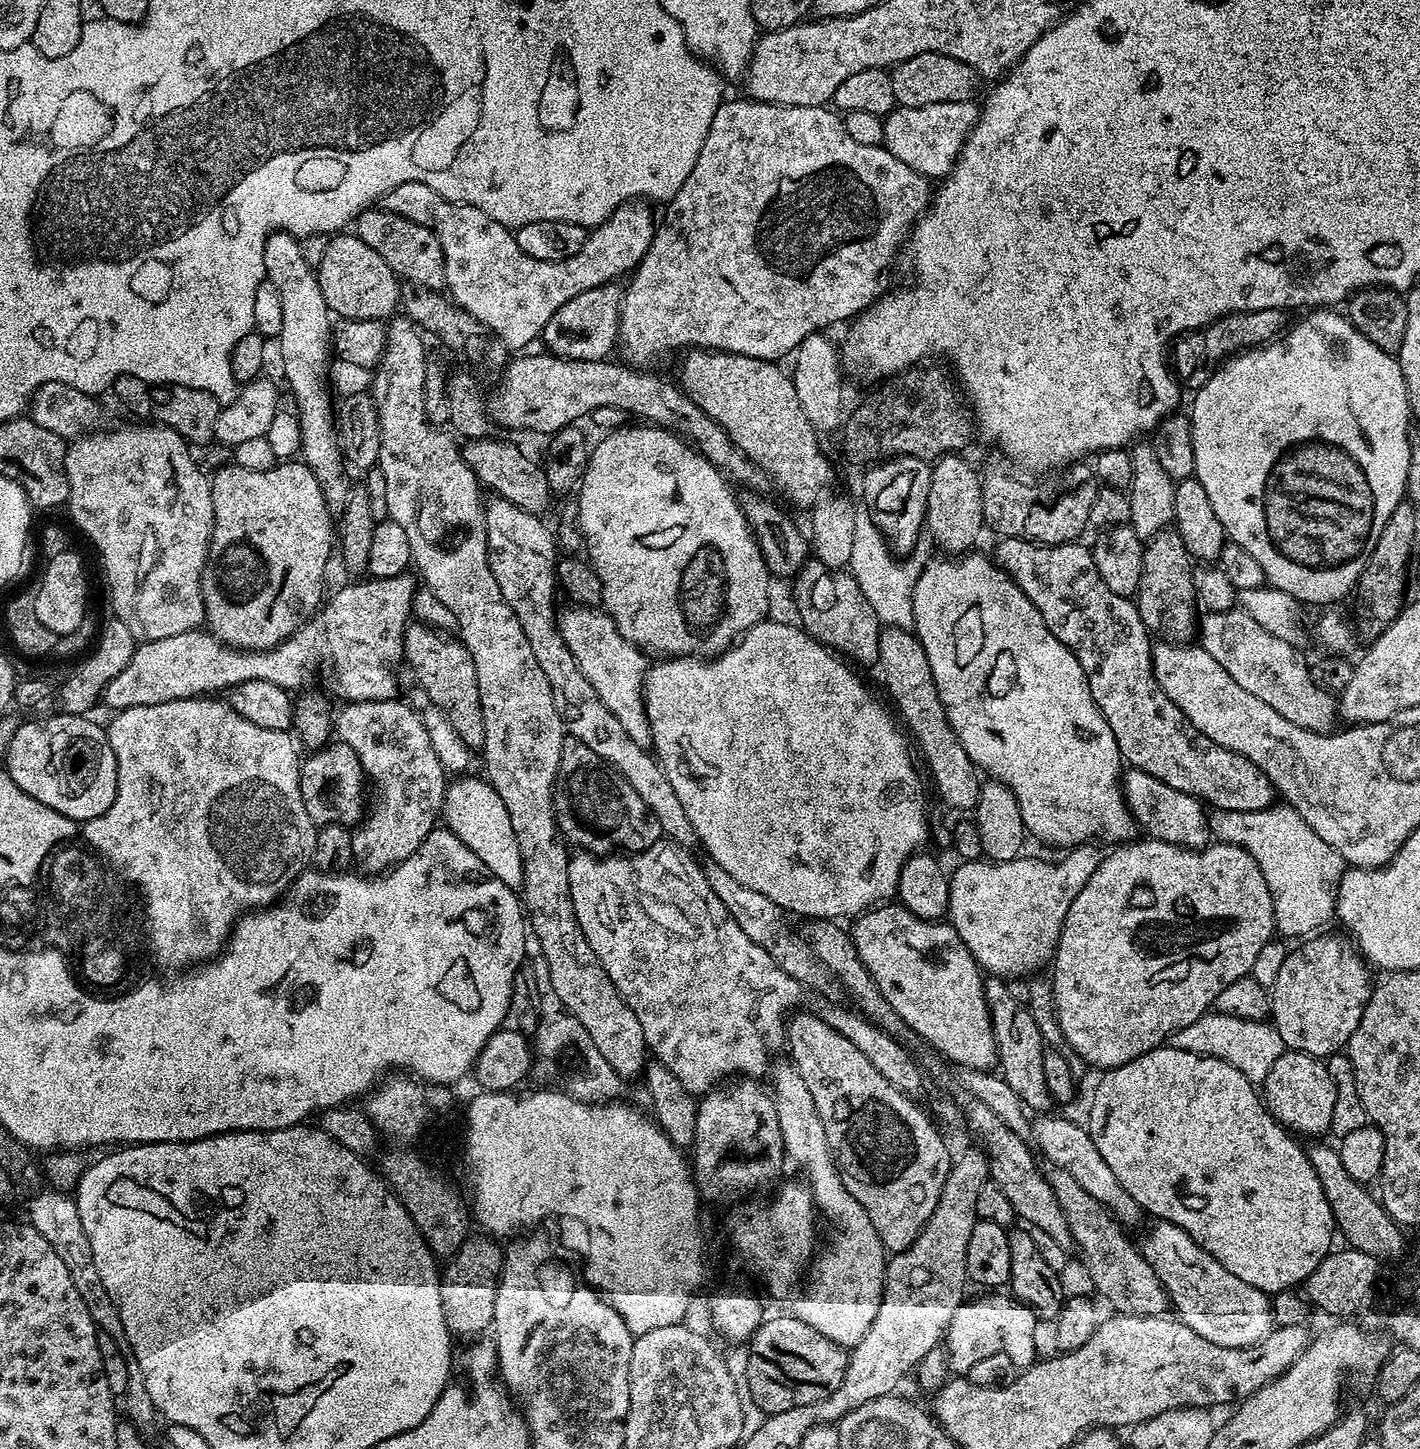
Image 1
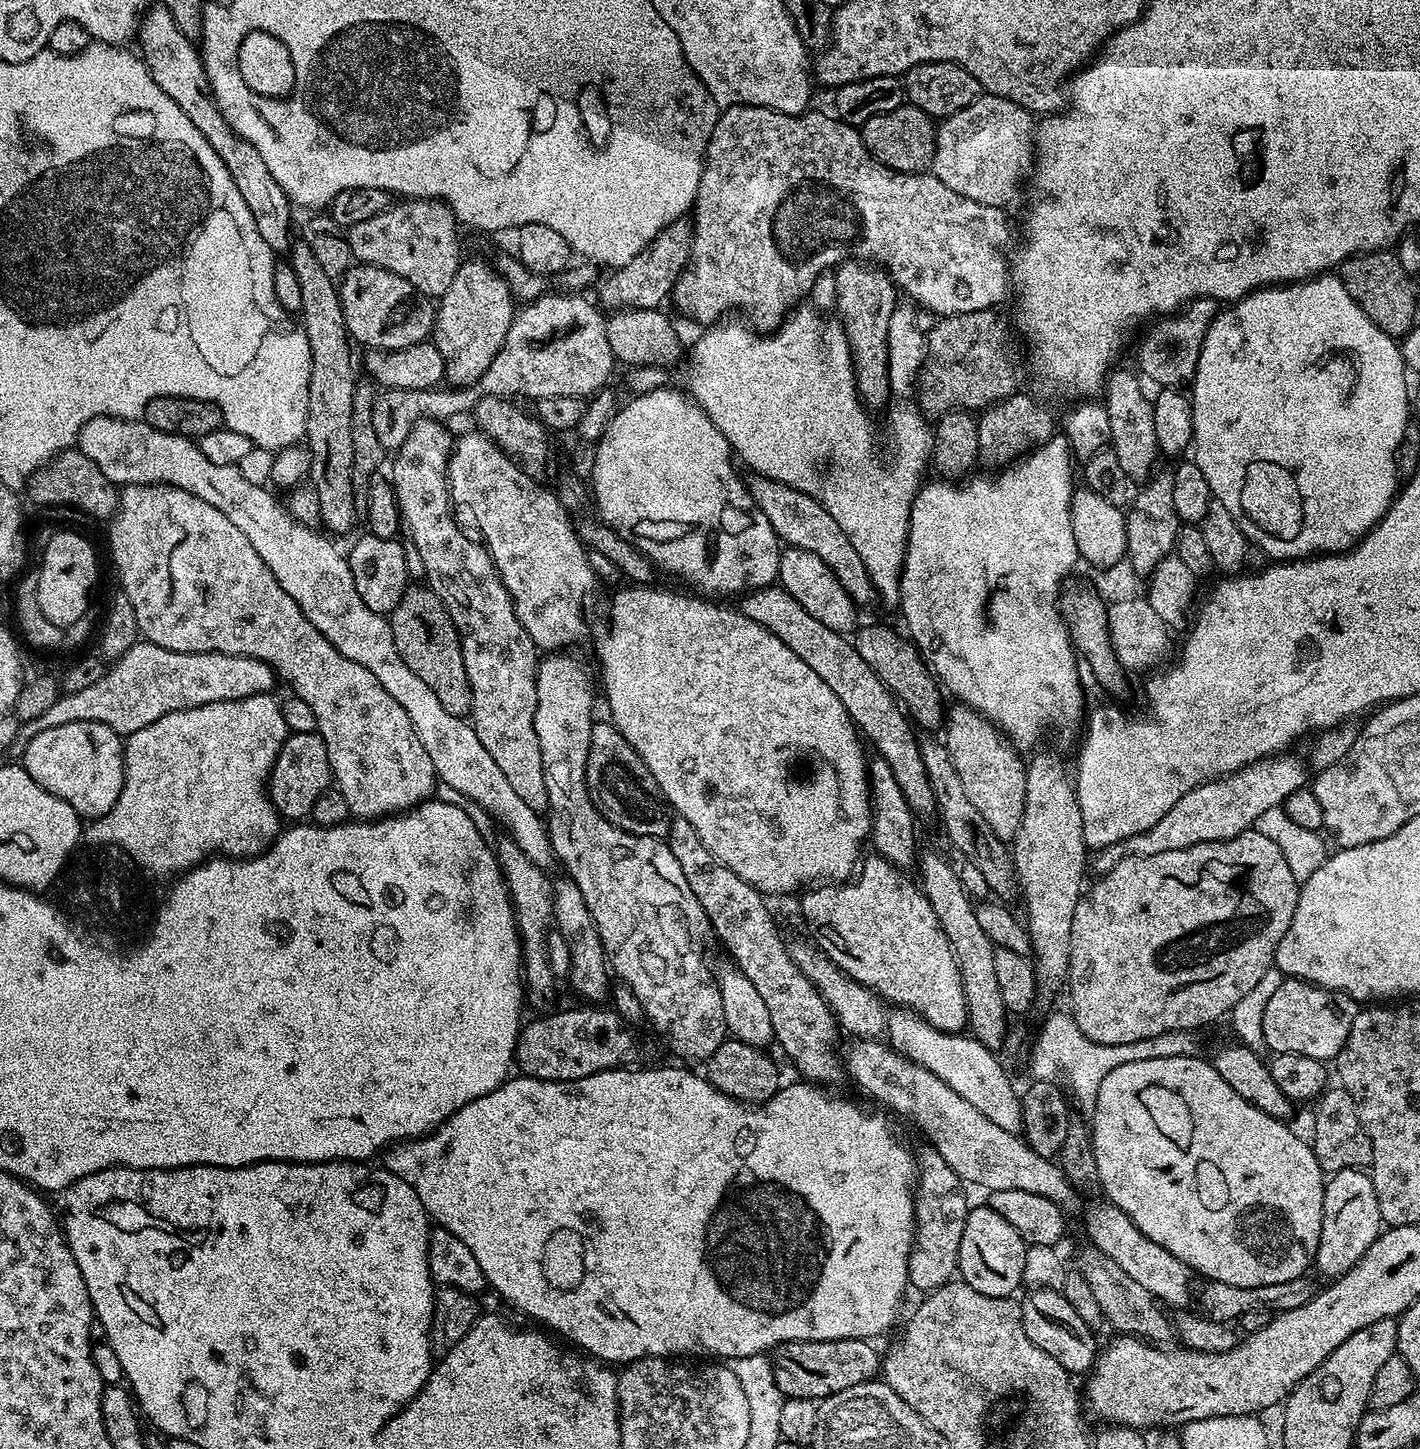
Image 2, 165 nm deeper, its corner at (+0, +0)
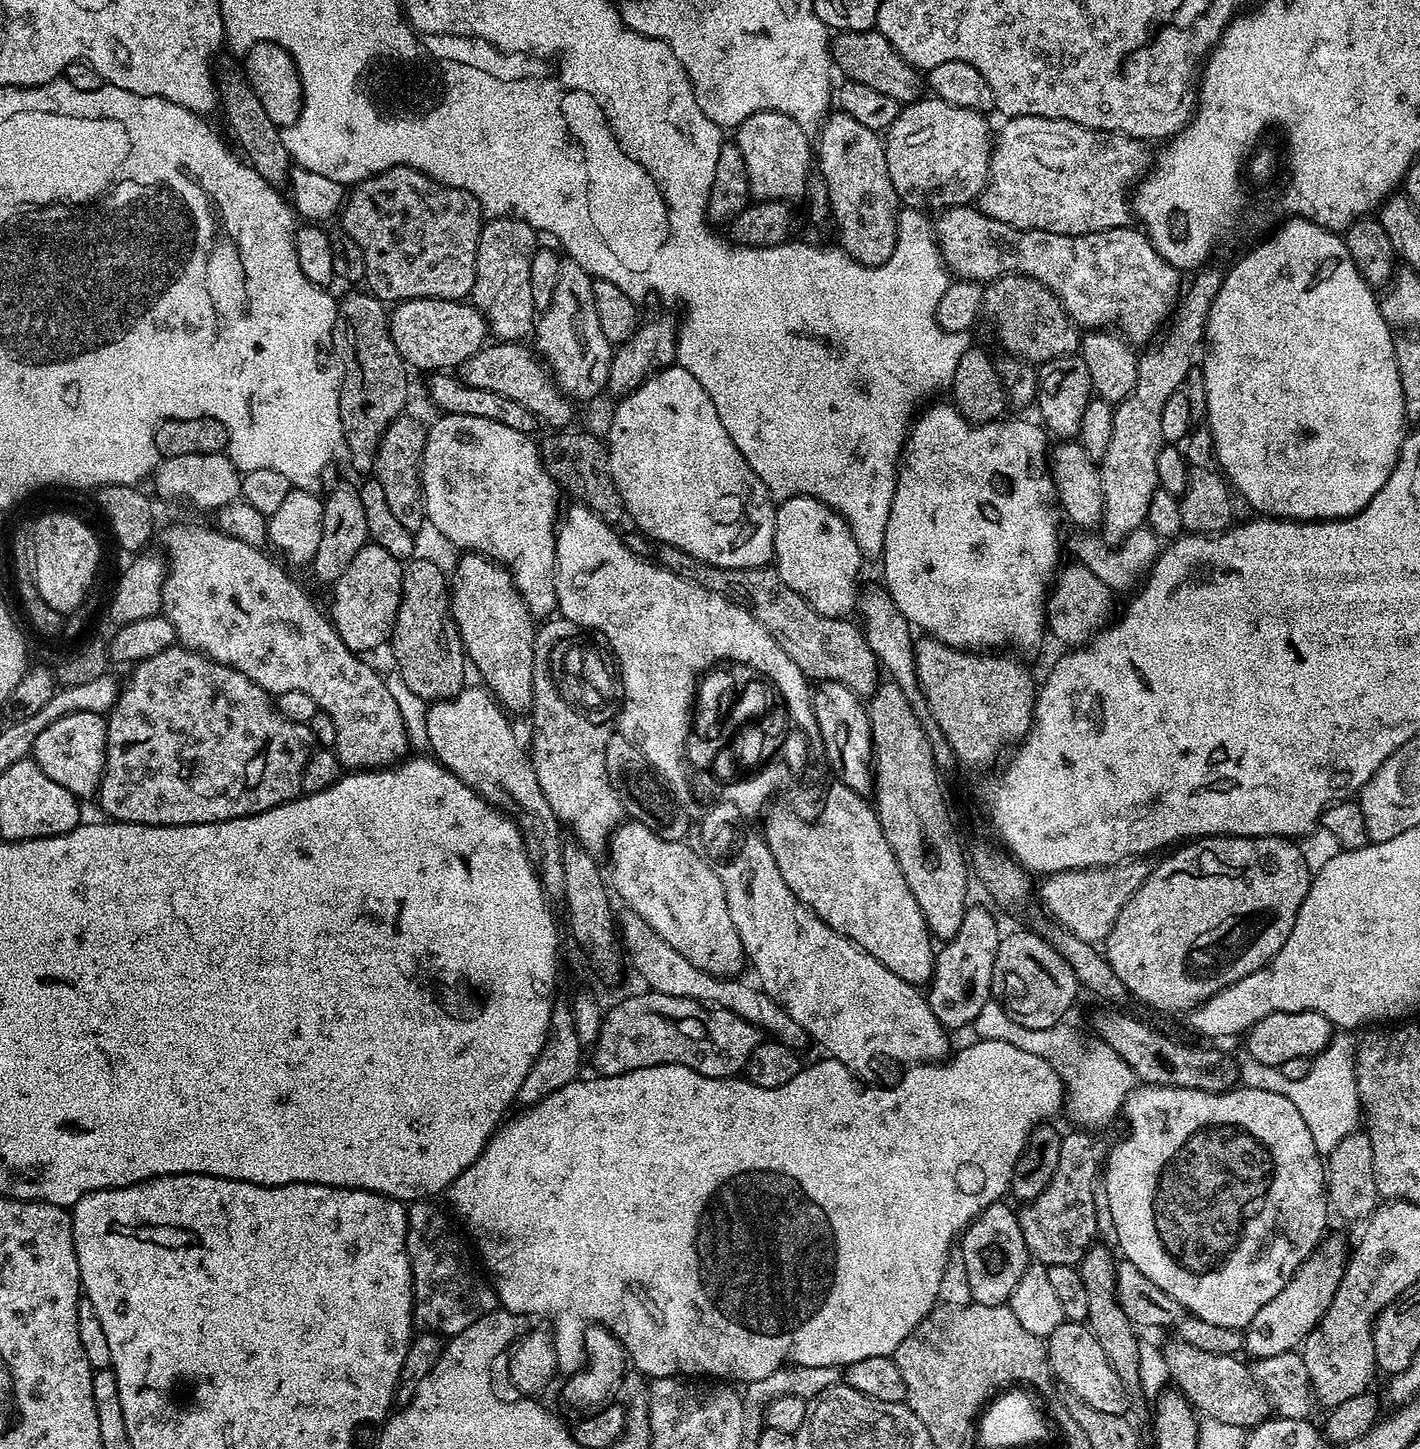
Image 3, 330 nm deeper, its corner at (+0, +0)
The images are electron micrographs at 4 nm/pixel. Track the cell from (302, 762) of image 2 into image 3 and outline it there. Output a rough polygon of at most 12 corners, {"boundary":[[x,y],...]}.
{"boundary":[[173,646],[106,716],[105,817],[217,824],[301,795],[312,732]]}

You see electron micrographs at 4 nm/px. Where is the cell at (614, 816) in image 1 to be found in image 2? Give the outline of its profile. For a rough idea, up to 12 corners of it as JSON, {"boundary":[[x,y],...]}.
{"boundary":[[593,723],[584,781],[635,836],[667,837],[658,782],[615,724]]}

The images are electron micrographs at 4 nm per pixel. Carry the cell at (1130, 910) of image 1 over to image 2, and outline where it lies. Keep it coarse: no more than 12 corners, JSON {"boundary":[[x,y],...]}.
{"boundary":[[1255,830],[1125,856],[1075,907],[1095,1044],[1191,1033],[1302,887]]}

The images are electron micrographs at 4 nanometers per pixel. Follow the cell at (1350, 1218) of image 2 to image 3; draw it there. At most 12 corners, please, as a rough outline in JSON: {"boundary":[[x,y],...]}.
{"boundary":[[1321,1243],[1243,1329],[1261,1360],[1299,1349],[1344,1277],[1346,1248]]}

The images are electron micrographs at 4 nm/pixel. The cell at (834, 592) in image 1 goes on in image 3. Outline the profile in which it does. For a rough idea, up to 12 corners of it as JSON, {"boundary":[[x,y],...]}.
{"boundary":[[812,496],[779,501],[774,567],[818,614],[858,604],[860,547]]}

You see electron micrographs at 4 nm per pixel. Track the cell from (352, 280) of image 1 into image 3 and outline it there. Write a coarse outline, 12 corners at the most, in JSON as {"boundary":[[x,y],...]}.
{"boundary":[[401,300],[390,338],[409,369],[456,370],[485,347],[484,314]]}

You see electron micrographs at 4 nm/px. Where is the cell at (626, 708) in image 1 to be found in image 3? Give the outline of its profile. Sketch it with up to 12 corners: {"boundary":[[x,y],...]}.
{"boundary":[[453,412],[427,429],[424,515],[556,607],[556,496],[537,441]]}

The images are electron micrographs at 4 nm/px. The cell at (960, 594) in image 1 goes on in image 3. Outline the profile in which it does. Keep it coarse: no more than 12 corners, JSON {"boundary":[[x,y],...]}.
{"boundary":[[929,403],[883,587],[952,648],[1036,648],[1062,516],[1039,423]]}

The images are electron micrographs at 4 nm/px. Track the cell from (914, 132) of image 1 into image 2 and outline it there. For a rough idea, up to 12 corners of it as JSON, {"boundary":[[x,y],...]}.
{"boundary":[[981,94],[943,117],[931,171],[1004,208],[1034,167],[1034,116]]}

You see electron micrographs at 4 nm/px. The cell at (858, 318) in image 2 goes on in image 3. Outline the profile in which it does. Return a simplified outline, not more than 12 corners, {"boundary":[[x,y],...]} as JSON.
{"boundary":[[836,110],[818,167],[839,247],[894,254],[902,205],[881,133]]}

